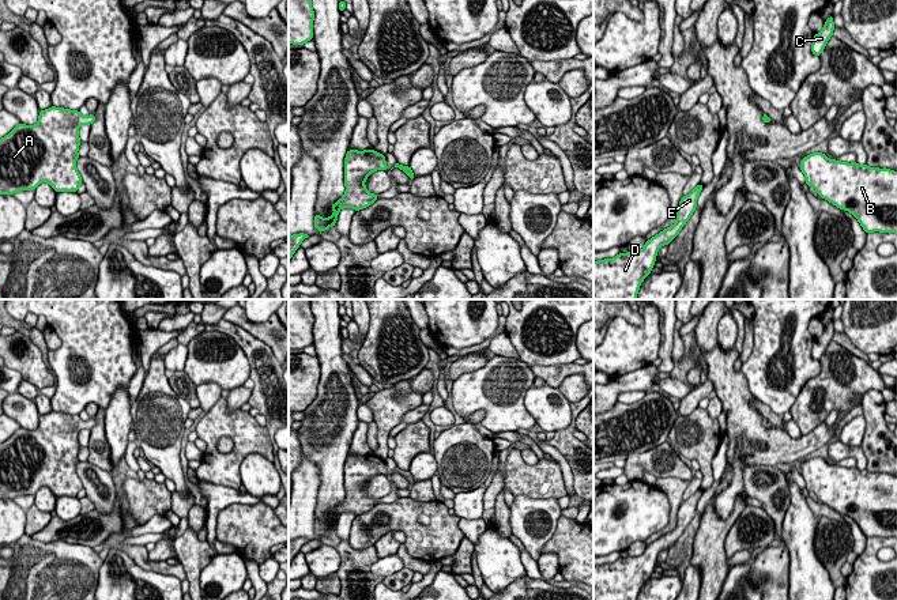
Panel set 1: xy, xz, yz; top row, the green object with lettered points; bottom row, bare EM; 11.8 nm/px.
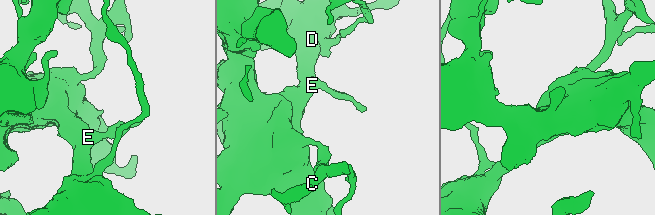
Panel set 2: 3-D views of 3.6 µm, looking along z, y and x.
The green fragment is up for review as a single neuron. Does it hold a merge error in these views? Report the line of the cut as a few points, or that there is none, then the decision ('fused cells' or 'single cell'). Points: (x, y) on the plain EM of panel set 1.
no cut; single cell

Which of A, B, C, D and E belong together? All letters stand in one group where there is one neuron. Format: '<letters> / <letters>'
A B C D E

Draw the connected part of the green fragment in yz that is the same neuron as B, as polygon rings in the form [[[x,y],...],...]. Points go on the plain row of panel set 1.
[[[813,457],[800,465],[807,491],[840,514],[851,517],[866,537],[897,539],[897,476]]]

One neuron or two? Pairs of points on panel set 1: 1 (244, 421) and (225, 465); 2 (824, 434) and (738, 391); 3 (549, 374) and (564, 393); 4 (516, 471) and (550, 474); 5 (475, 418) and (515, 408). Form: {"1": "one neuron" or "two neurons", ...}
{"1": "one neuron", "2": "one neuron", "3": "two neurons", "4": "one neuron", "5": "two neurons"}

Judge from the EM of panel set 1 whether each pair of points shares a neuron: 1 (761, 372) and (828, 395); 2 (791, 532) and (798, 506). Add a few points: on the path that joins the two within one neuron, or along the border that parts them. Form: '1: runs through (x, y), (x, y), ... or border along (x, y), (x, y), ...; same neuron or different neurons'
1: border along (820, 361), (820, 372), (806, 382), (788, 411); different neurons
2: runs through (798, 525), (798, 513); same neuron

